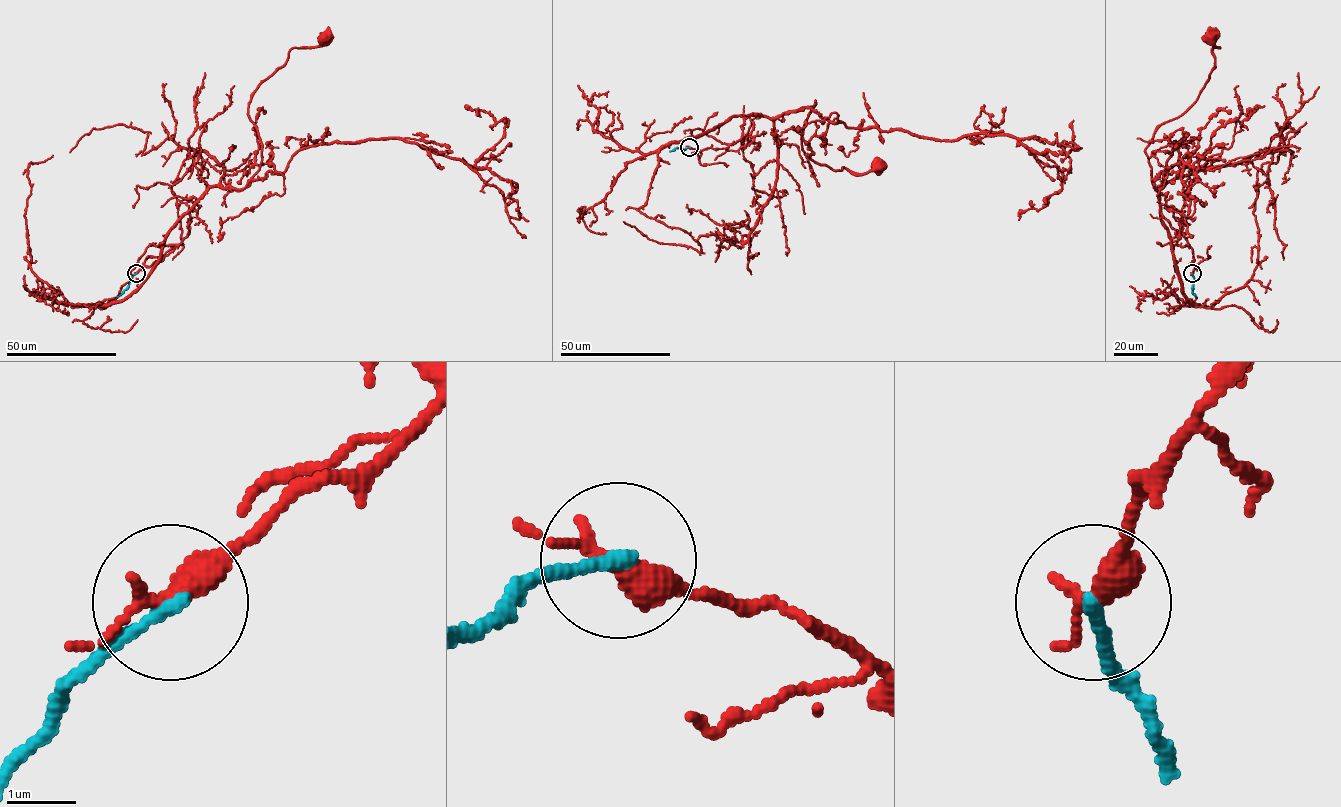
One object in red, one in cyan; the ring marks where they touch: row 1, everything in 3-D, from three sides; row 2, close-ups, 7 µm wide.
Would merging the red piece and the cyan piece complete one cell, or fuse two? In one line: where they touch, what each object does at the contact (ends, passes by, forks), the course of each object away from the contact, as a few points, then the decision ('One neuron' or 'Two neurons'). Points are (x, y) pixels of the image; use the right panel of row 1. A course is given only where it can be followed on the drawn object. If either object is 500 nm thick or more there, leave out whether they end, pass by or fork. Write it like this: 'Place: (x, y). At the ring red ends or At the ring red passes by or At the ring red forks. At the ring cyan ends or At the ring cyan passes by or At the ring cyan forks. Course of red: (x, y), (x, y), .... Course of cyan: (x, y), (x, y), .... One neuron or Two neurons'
Place: (1192, 273). At the ring red passes by. At the ring cyan ends. Course of red: (1192, 273), (1193, 251), (1161, 213), (1162, 186), (1152, 185), (1145, 148), (1208, 79), (1218, 47), (1210, 39). Course of cyan: (1192, 273), (1192, 293), (1196, 296). Two neurons

